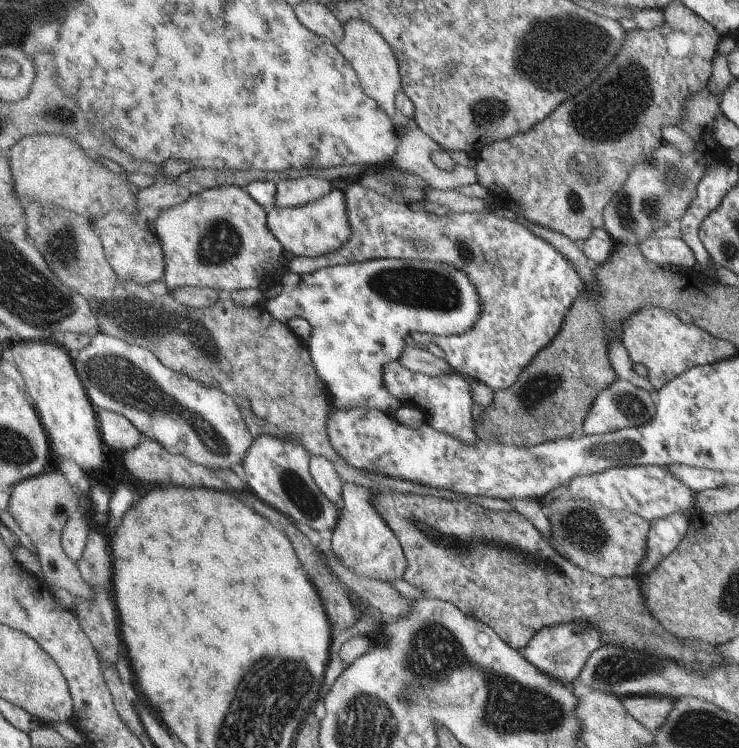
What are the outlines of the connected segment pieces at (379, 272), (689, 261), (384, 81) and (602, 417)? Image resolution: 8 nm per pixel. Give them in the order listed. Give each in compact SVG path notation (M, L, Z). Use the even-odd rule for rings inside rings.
M375 259L362 261L361 263L350 263L347 265L334 265L333 267L323 268L307 275L299 275L288 272L281 281L284 283L282 294L275 299L270 299L266 302L265 307L284 324L289 323L294 317L303 317L312 325L312 334L306 341L306 344L311 349L311 359L315 363L315 368L318 370L319 376L328 385L331 395L335 399L336 406L341 409L348 407L364 407L366 410L381 410L385 413L396 412L400 407L406 406L403 401L398 400L384 384L383 370L384 364L392 360L399 360L407 345L404 343L406 336L412 333L428 333L439 337L451 337L464 334L471 330L479 320L479 316L483 312L483 300L479 295L479 290L473 284L470 277L462 269L458 270L450 263L439 263L429 260L419 259Z
M652 238L637 246L643 256L648 256L649 261L662 267L665 264L674 264L690 268L697 264L697 258L681 238Z
M361 17L348 19L344 23L344 28L346 35L343 36L342 42L338 42L337 48L354 66L367 95L371 96L387 112L388 116L394 116L396 114L394 98L398 98L401 88L400 70L398 70L398 62L394 60L391 44L382 33Z
M616 379L604 390L600 391L594 400L587 418L584 419L584 435L601 435L625 429L639 427L651 421L656 412L655 398L640 386L632 384L626 379Z

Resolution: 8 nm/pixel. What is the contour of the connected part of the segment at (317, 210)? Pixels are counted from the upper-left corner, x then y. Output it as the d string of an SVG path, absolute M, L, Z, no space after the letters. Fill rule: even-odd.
M332 190L315 201L295 207L274 207L269 211L269 224L282 241L286 251L294 257L318 258L329 255L345 245L352 234L346 211L346 197L340 190Z

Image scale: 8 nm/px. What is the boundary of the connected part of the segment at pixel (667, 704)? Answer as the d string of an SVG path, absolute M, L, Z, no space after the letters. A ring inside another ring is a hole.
M634 695L622 698L627 711L640 724L652 732L656 732L667 722L668 715L675 708L673 697L654 695Z

